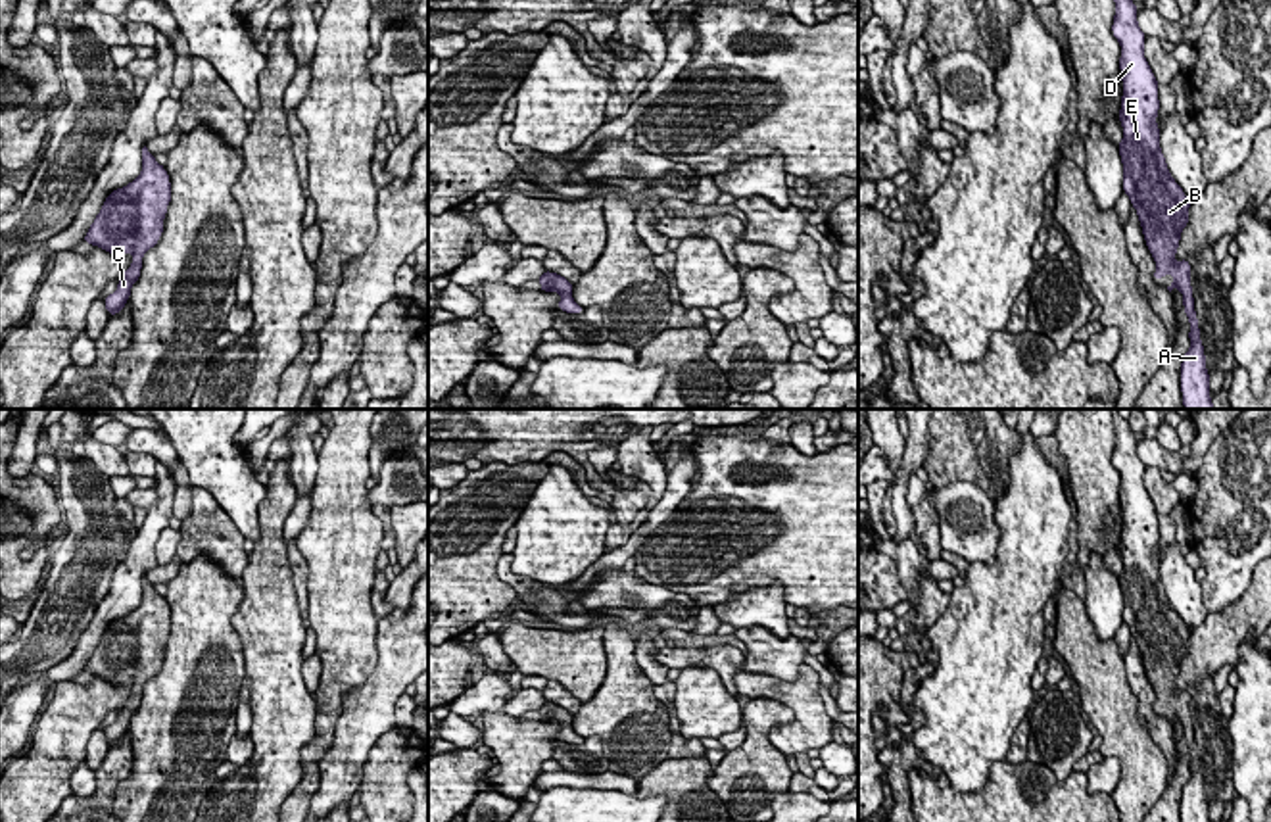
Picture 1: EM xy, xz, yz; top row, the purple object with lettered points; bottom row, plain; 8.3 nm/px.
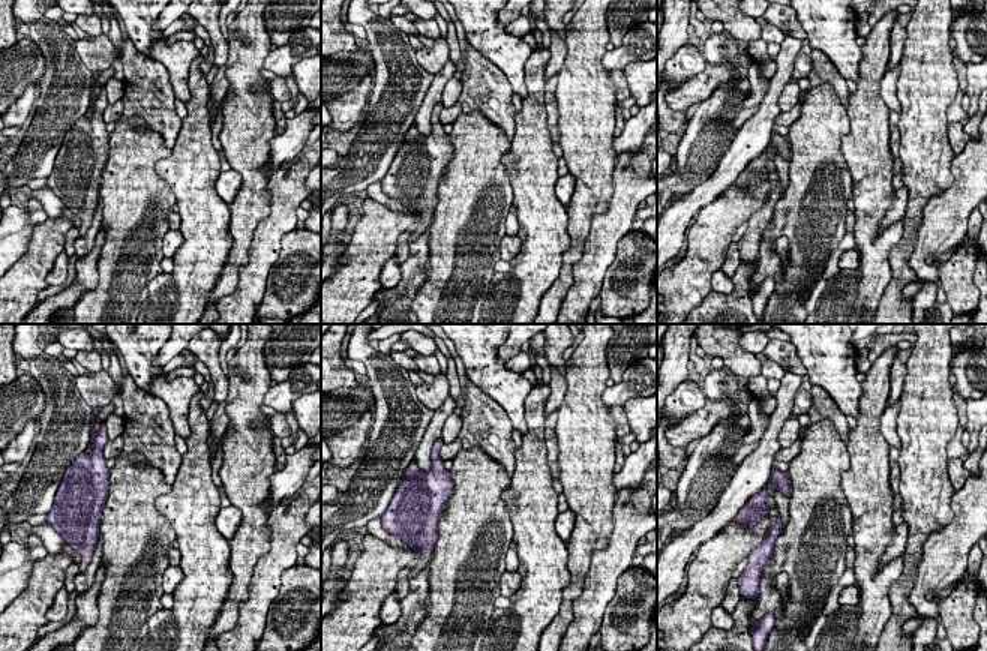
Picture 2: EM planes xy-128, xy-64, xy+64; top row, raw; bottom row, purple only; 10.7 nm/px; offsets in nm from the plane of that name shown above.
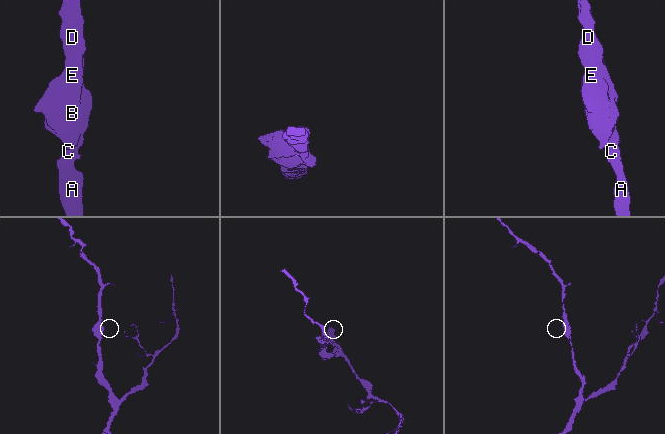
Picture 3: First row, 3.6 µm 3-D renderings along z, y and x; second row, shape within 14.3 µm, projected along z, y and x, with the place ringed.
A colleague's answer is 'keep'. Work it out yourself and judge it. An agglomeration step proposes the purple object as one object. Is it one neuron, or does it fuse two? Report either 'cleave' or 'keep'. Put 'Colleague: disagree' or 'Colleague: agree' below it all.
keep
Colleague: agree

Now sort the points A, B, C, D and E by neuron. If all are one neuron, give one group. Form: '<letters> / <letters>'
A B C D E

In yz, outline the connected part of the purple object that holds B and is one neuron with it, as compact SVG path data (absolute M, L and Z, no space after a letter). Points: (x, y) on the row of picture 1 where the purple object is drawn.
M1114 0L1115 15L1112 33L1121 46L1119 69L1123 96L1119 121L1123 140L1119 156L1123 163L1123 192L1137 209L1146 246L1156 261L1154 280L1173 275L1167 286L1183 294L1185 313L1190 323L1190 350L1181 363L1181 392L1185 409L1213 409L1210 398L1210 375L1190 286L1190 263L1177 261L1175 254L1181 230L1188 225L1190 202L1171 177L1160 148L1156 123L1160 100L1158 81L1144 58L1144 38L1137 21L1139 8L1133 0Z

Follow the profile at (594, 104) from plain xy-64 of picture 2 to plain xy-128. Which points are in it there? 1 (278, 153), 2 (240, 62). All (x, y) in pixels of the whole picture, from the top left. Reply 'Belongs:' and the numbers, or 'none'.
Belongs: 2

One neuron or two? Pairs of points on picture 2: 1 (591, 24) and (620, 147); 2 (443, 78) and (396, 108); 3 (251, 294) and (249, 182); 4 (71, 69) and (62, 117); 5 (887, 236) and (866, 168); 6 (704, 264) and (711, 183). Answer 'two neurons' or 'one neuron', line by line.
1: two neurons
2: two neurons
3: two neurons
4: one neuron
5: one neuron
6: two neurons

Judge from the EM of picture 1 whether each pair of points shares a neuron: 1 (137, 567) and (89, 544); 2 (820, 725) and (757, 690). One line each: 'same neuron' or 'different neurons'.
1: different neurons
2: same neuron

